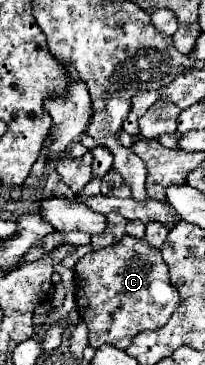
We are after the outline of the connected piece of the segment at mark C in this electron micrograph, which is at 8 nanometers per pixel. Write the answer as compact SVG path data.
M124 235L120 243L84 255L76 263L74 273L76 273L76 311L88 325L88 343L96 349L102 345L126 349L132 343L132 337L138 335L140 331L152 331L164 327L164 323L178 307L178 291L170 283L168 267L160 251L150 247L146 239L132 239Z

